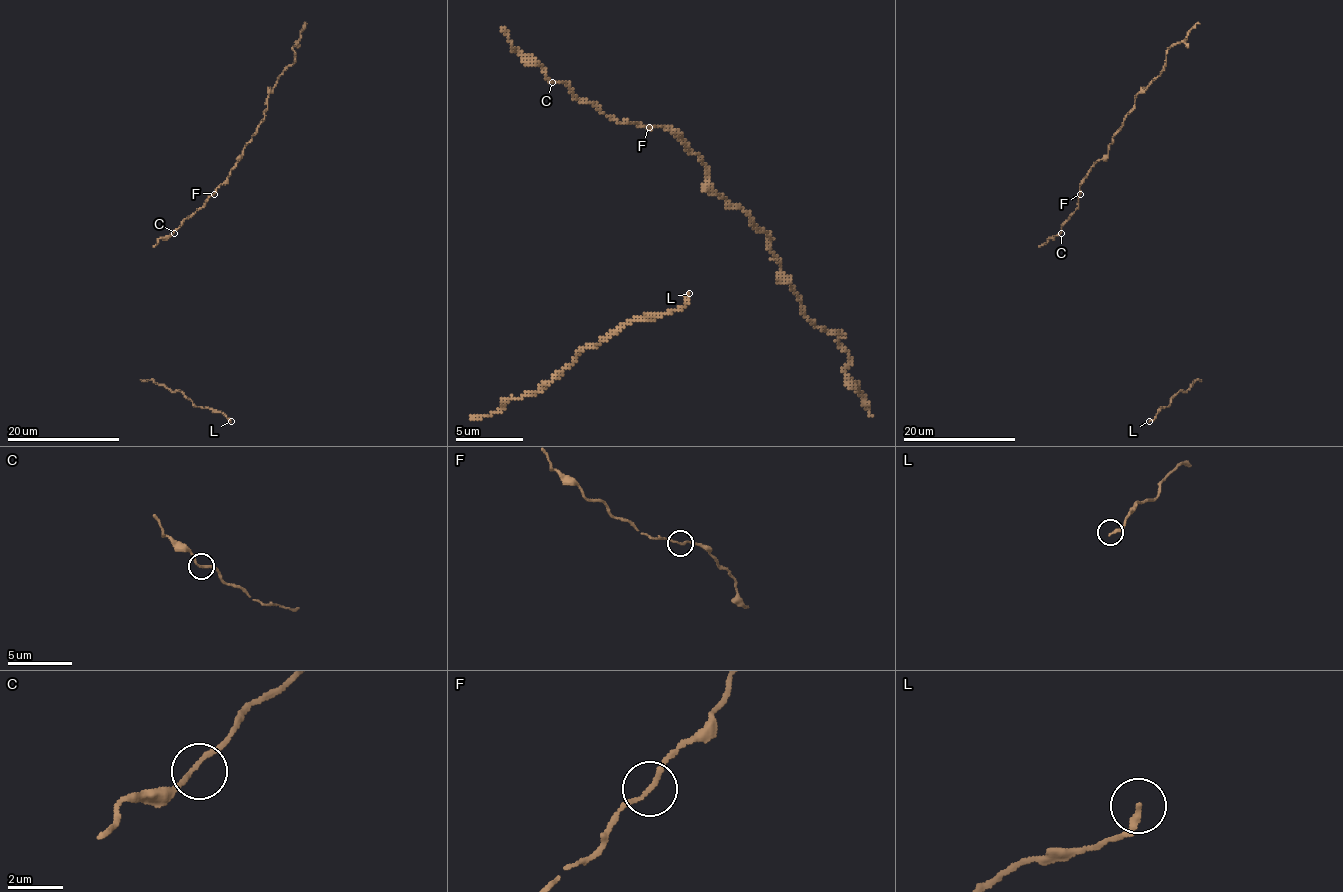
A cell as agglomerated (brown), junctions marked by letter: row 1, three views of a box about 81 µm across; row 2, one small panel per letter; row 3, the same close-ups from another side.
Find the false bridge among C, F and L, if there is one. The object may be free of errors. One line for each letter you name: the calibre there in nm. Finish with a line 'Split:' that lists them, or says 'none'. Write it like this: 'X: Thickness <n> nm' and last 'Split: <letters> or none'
Split: none

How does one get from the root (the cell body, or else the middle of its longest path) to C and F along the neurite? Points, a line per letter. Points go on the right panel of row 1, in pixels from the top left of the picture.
C: (1068, 219), (1061, 227), (1061, 233)
F: (1068, 219), (1078, 206), (1080, 193)

